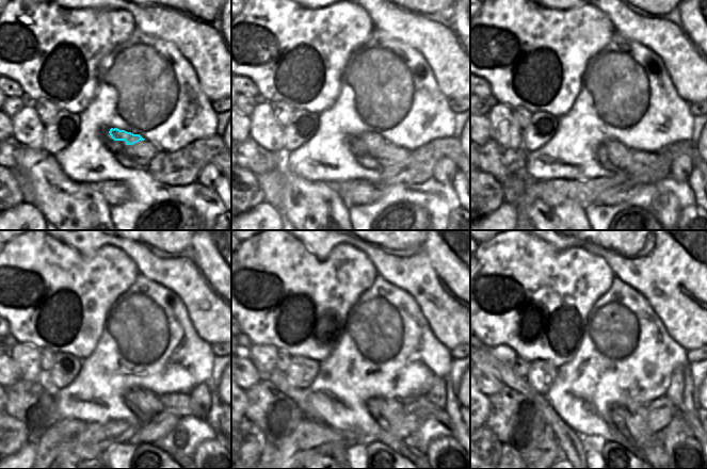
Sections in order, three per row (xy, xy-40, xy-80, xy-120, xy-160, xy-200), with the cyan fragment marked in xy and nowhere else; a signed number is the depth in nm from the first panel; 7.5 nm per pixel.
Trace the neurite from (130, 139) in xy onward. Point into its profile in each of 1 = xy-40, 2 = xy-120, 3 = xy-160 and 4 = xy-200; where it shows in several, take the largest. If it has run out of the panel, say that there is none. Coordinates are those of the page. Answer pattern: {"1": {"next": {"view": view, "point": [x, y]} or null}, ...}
{"1": {"next": {"view": "xy-40", "point": [374, 142]}}, "2": {"next": {"view": "xy-120", "point": [151, 403]}}, "3": {"next": {"view": "xy-160", "point": [394, 408]}}, "4": {"next": {"view": "xy-200", "point": [636, 416]}}}

